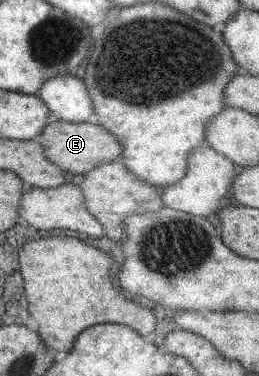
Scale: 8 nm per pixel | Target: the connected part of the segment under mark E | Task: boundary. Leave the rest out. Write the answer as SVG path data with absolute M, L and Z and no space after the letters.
M61 120L45 124L38 138L43 147L45 157L62 171L69 171L77 179L95 166L107 162L118 161L122 147L117 138L105 128L95 123L69 123Z

